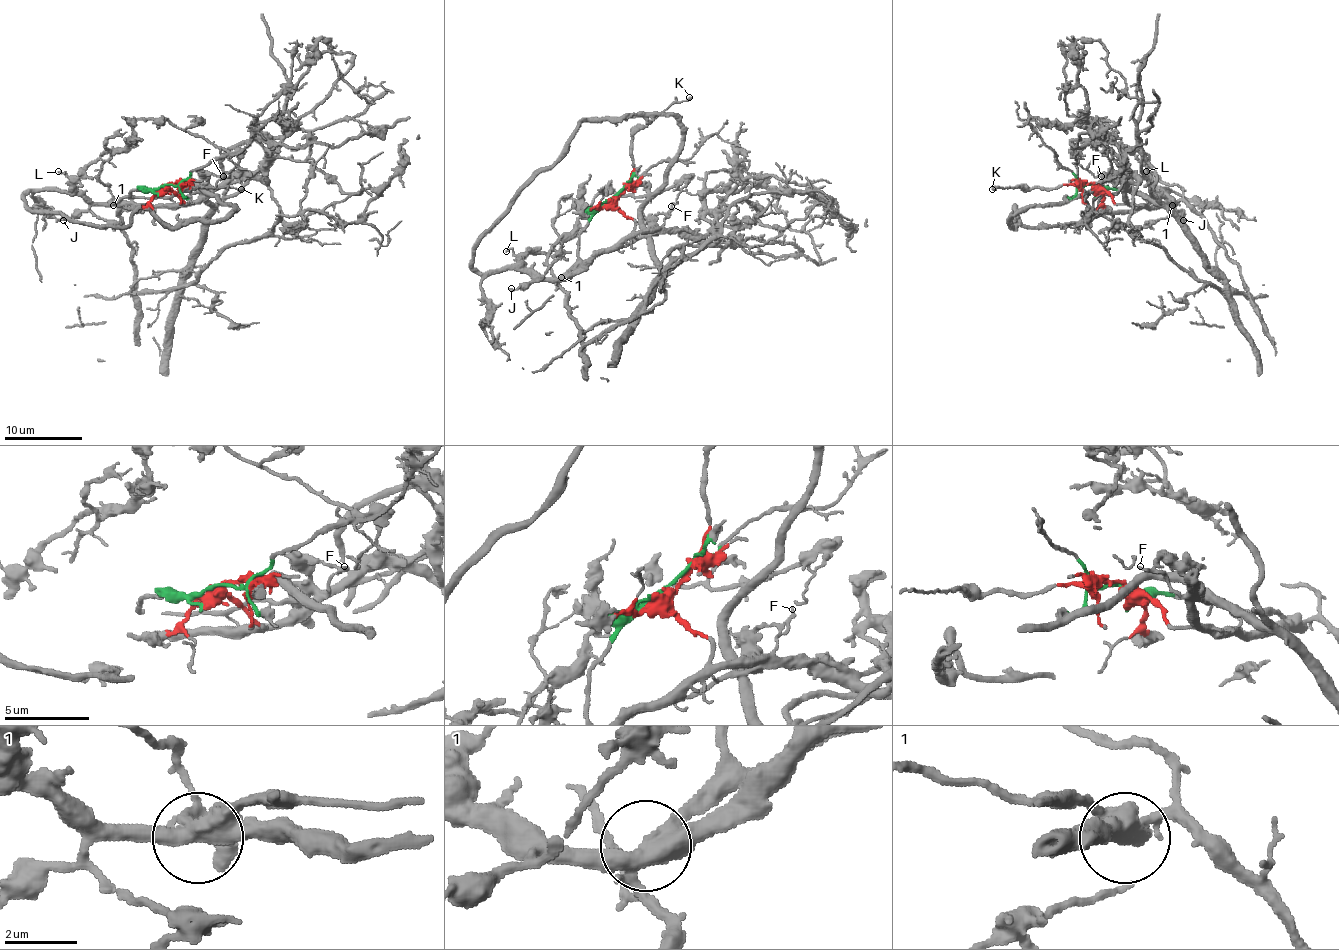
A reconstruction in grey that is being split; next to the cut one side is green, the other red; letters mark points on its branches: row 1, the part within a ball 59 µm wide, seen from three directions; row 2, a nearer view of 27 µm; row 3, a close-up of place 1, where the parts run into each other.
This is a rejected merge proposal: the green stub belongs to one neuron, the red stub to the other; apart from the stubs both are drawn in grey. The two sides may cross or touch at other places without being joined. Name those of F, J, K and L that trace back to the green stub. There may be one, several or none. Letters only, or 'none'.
none

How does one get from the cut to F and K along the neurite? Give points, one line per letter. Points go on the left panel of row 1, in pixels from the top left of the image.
F: (166, 185), (186, 203), (199, 203), (223, 176)
K: (166, 185), (242, 189)

